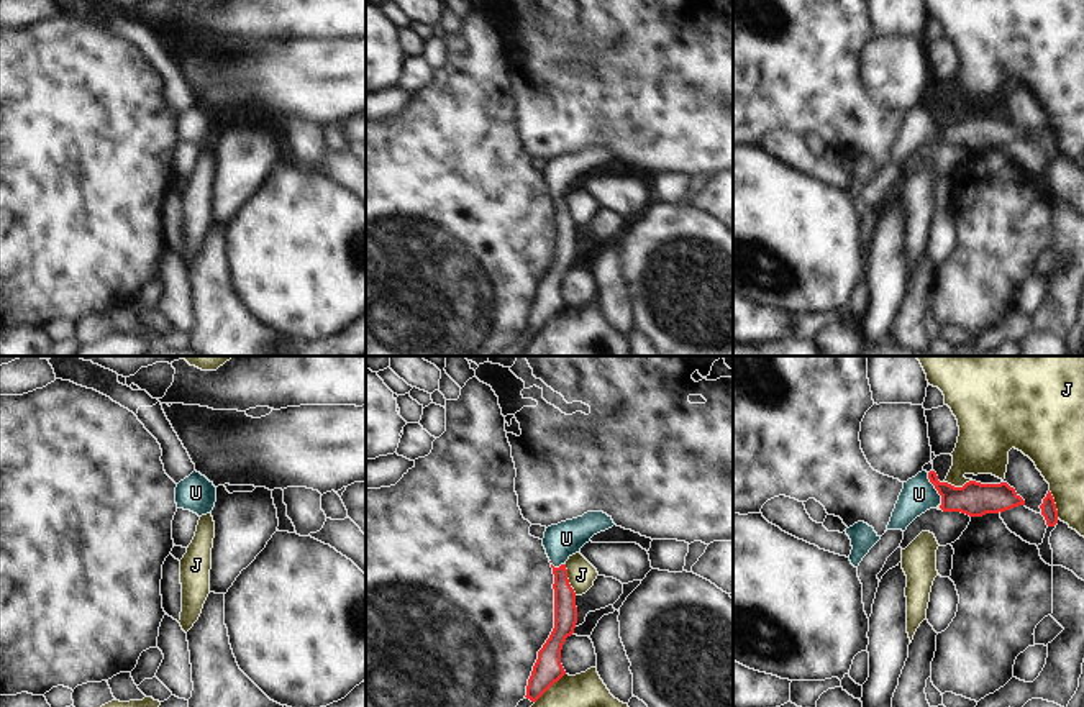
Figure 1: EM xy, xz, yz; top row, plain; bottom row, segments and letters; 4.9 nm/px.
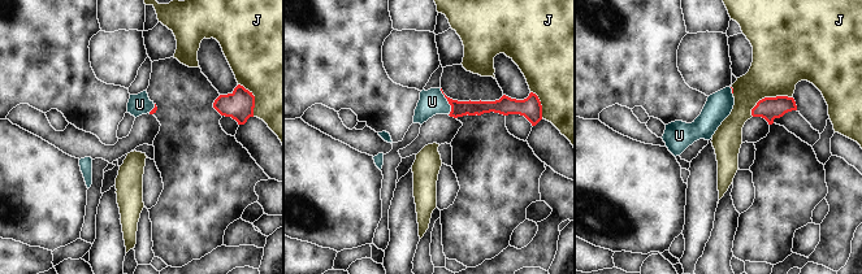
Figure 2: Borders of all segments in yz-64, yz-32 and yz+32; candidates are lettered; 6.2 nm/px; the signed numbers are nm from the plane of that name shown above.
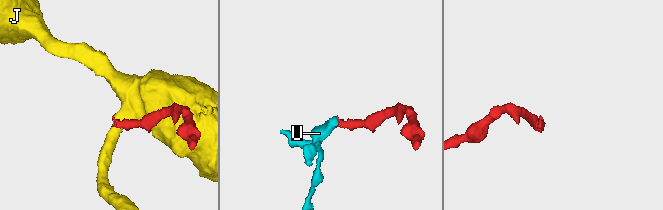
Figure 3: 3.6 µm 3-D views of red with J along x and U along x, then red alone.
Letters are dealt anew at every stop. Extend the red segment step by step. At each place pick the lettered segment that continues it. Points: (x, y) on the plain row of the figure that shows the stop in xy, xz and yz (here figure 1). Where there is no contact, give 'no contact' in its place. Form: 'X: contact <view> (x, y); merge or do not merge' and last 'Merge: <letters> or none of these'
J: contact xz (568, 212); do not merge
U: contact yz (935, 120); merge
Merge: U

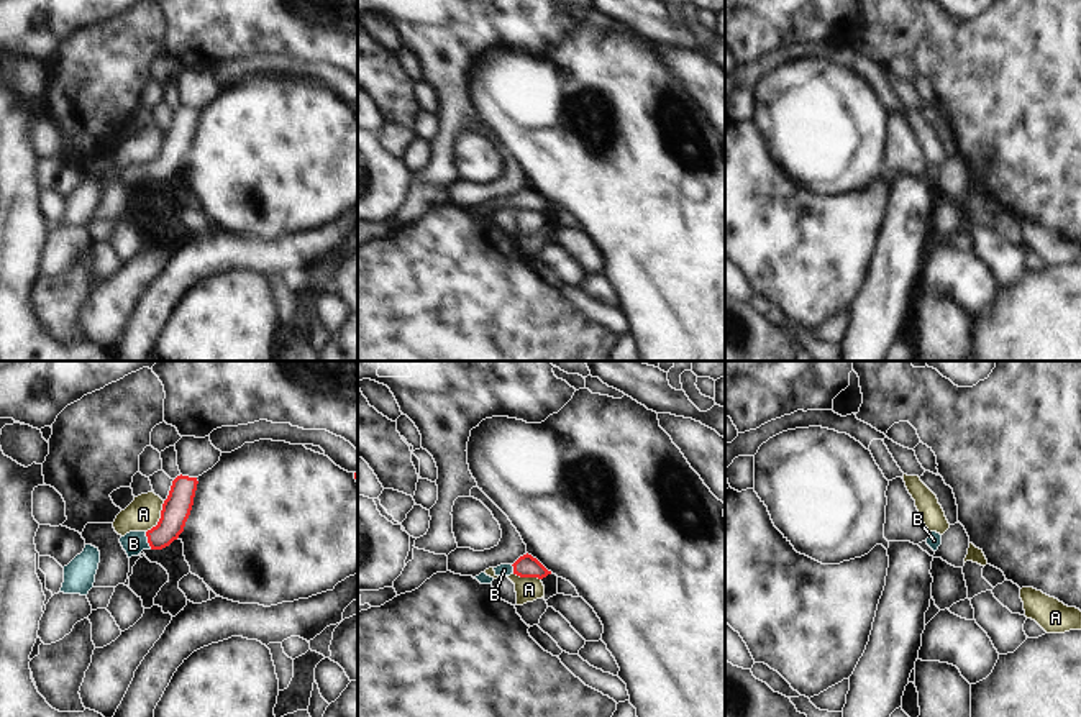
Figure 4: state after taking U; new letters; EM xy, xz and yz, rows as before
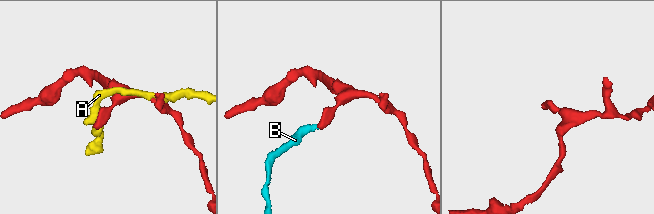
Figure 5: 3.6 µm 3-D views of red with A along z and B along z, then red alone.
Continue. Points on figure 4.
A: contact xy (161, 150); do not merge
B: contact xy (148, 173); merge
Merge: B

